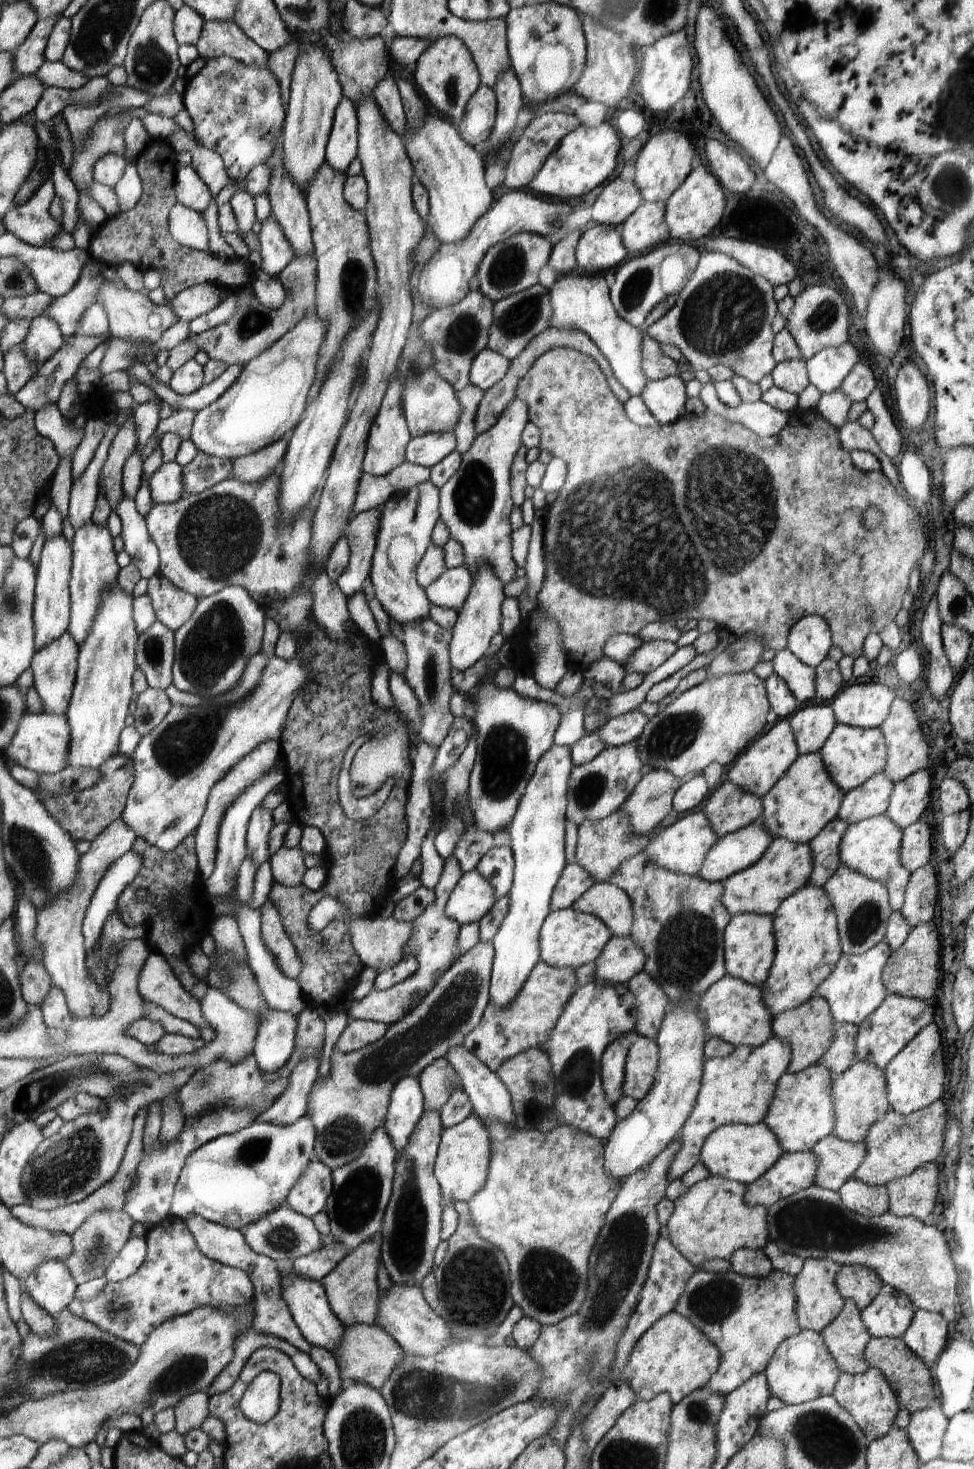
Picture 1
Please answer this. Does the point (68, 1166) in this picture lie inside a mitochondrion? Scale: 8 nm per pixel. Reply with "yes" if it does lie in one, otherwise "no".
yes

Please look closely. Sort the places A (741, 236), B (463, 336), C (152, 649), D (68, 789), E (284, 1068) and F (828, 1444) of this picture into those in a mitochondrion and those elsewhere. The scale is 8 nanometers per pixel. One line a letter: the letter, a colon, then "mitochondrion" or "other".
A: other
B: mitochondrion
C: mitochondrion
D: other
E: other
F: mitochondrion

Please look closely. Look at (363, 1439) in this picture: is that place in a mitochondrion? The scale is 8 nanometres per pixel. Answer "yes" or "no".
yes

